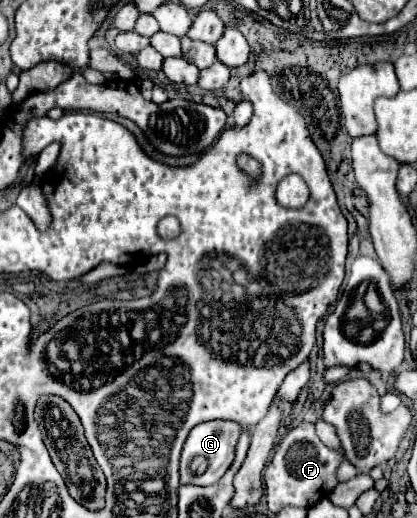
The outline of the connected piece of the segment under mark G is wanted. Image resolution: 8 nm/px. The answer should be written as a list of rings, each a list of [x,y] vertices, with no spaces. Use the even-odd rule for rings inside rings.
[[[213,420],[195,426],[181,452],[181,484],[195,484],[195,486],[211,486],[215,484],[231,466],[235,458],[235,444],[239,440],[241,428],[235,422],[227,420]]]

